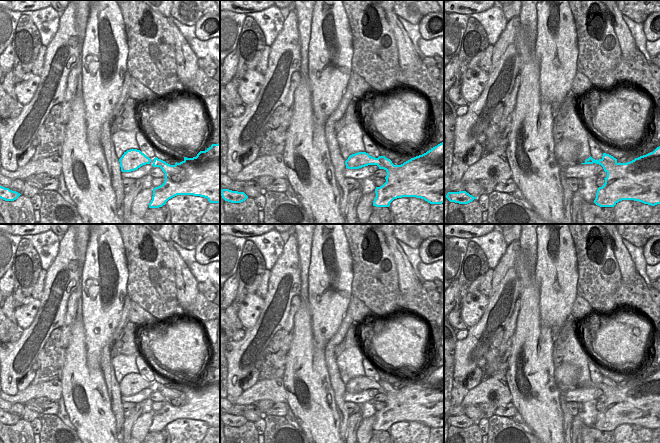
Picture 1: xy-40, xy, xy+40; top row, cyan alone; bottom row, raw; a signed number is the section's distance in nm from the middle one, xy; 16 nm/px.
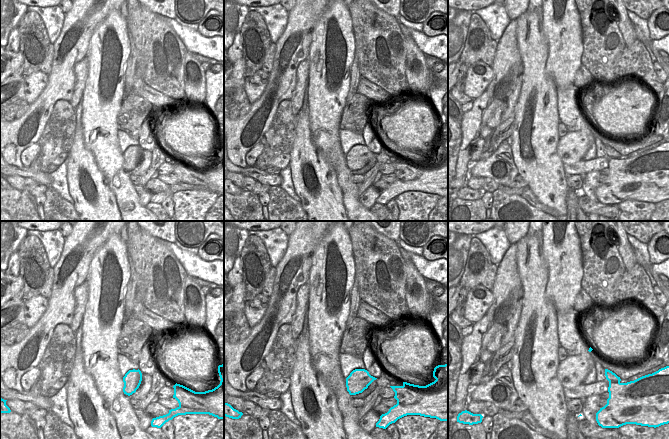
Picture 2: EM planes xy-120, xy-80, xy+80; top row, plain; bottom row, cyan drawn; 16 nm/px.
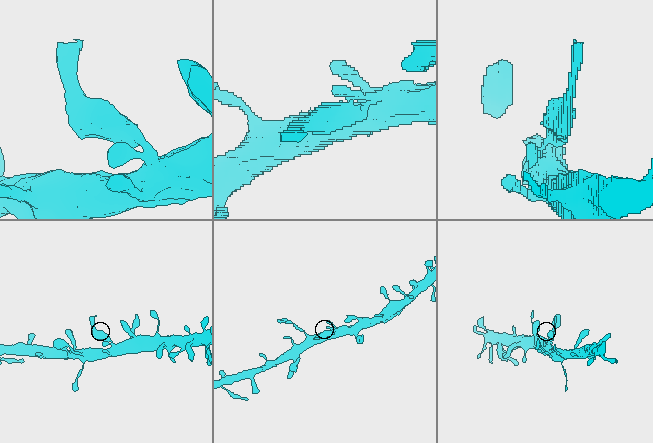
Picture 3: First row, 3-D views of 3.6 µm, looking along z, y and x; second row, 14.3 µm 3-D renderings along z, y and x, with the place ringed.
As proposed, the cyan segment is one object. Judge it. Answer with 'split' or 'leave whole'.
leave whole

